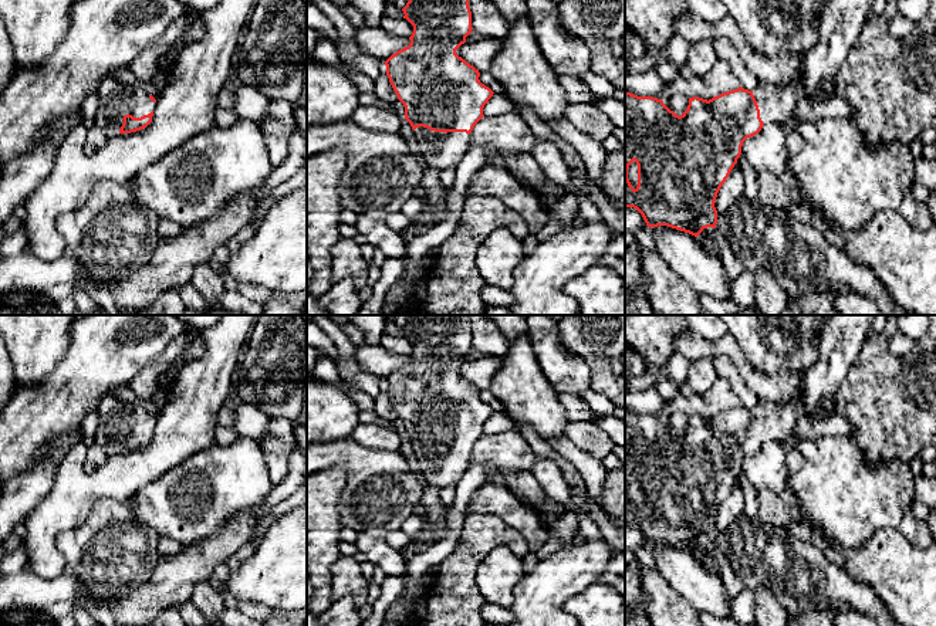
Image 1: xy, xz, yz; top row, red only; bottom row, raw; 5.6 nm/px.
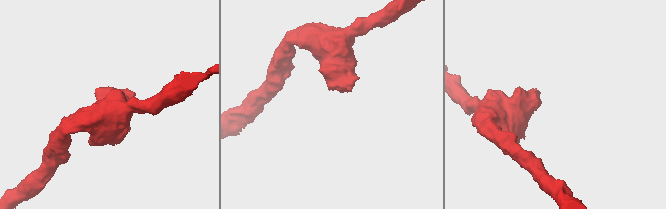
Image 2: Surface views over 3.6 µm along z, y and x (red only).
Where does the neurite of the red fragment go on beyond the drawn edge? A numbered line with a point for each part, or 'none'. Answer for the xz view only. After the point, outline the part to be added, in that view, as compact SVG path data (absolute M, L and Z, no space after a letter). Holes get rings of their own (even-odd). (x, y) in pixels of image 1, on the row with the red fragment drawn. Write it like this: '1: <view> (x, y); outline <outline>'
1: xz (442, 151); outline M428 128L413 131L425 162L437 170L455 170L470 148L470 133L435 132Z

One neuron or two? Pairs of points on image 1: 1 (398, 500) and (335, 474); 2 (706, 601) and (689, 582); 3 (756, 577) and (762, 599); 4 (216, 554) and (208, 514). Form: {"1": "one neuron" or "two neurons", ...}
{"1": "two neurons", "2": "one neuron", "3": "two neurons", "4": "two neurons"}

